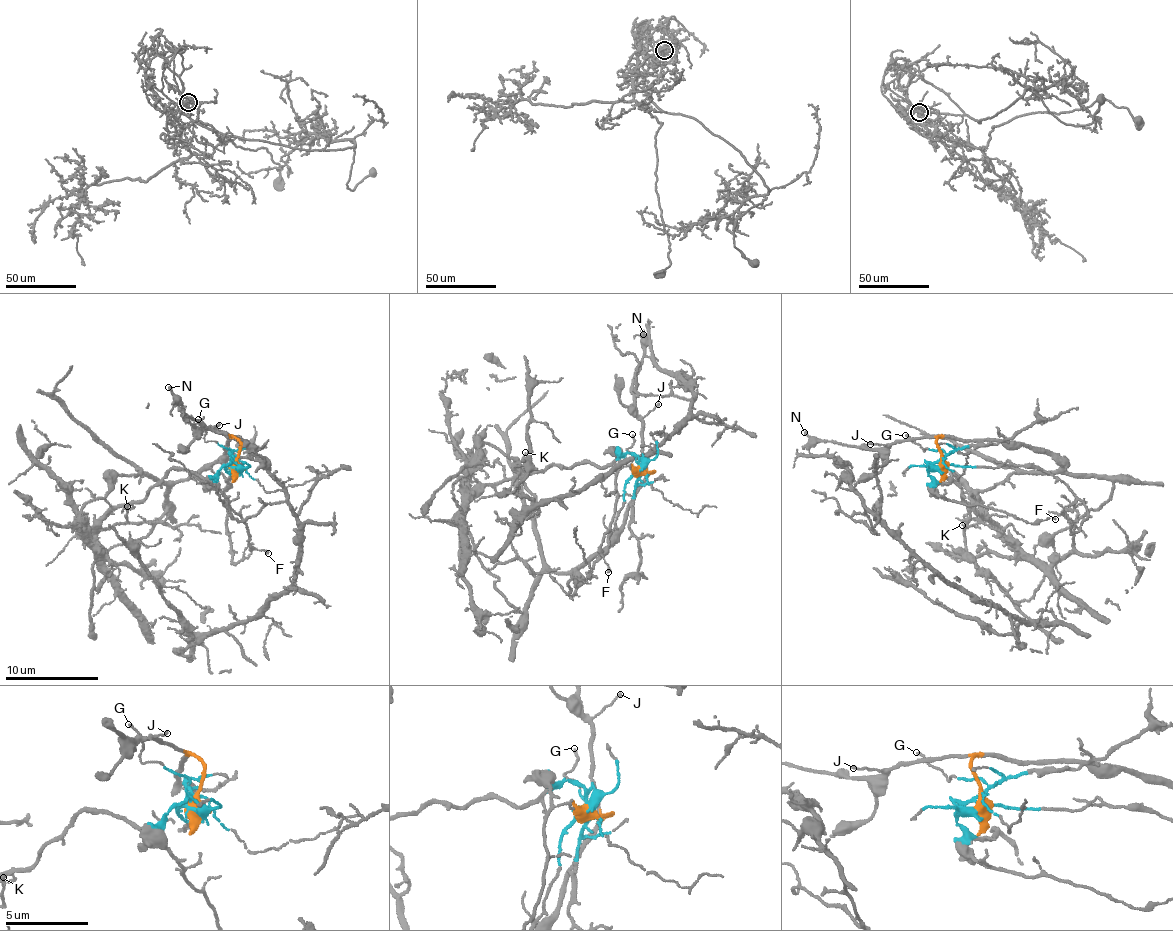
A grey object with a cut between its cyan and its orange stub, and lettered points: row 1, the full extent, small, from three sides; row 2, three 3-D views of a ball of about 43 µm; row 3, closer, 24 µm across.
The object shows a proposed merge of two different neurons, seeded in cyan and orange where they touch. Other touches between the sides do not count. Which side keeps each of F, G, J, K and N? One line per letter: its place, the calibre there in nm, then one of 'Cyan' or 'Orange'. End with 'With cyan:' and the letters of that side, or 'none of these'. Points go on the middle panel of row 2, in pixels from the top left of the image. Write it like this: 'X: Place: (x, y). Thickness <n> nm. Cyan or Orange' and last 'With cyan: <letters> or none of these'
F: Place: (608, 572). Thickness 120 nm. Cyan
G: Place: (632, 434). Thickness 110 nm. Cyan
J: Place: (658, 404). Thickness 130 nm. Orange
K: Place: (525, 452). Thickness 150 nm. Cyan
N: Place: (643, 334). Thickness 170 nm. Orange
With cyan: F, G, K

